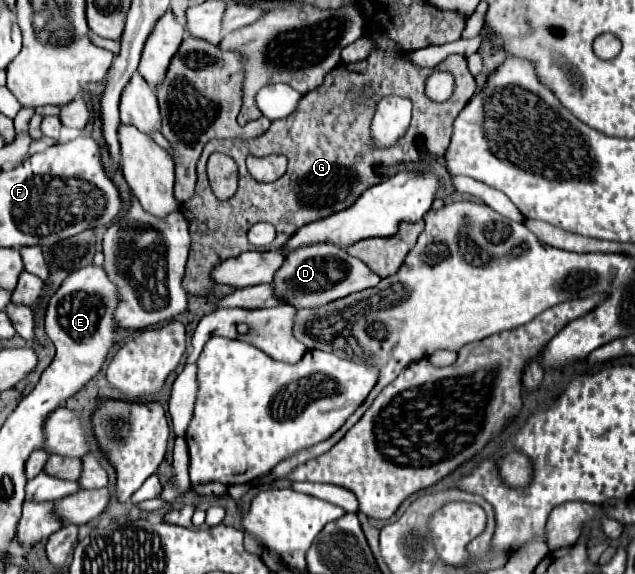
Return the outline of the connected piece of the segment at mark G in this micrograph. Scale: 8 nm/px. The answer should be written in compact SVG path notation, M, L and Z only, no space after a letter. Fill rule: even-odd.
M380 30L372 34L372 42L374 42L374 50L370 52L368 58L352 64L336 66L332 72L326 74L324 84L320 88L304 94L292 118L272 122L270 128L260 138L250 140L246 144L242 140L212 140L204 146L204 152L198 160L196 194L194 198L190 198L190 202L182 204L184 206L182 212L188 218L188 224L192 226L192 246L190 246L186 278L184 278L184 288L190 294L210 296L214 292L216 282L212 280L212 270L216 268L216 264L228 258L236 258L238 254L248 250L278 250L296 234L296 230L300 230L300 226L328 218L330 214L350 208L364 190L382 182L382 174L378 170L380 166L418 160L416 138L424 138L428 150L436 156L446 152L452 138L456 116L468 104L468 98L476 94L476 80L468 72L466 58L460 54L452 54L434 68L434 70L450 72L456 80L452 98L448 102L436 104L428 100L424 94L424 80L428 78L432 68L420 68L412 64L406 58L408 52L402 52L400 46ZM362 84L376 86L378 96L394 94L412 100L414 104L412 122L406 134L398 140L398 144L390 148L376 148L372 144L372 134L370 134L372 102L360 108L348 106L348 90L352 86L362 86ZM214 152L222 152L230 156L238 166L238 190L230 200L218 200L208 184L206 160ZM248 152L254 156L270 156L270 154L286 156L288 158L286 174L270 184L254 180L246 170ZM256 222L270 222L276 226L278 232L276 240L266 248L256 248L246 238L250 226Z

